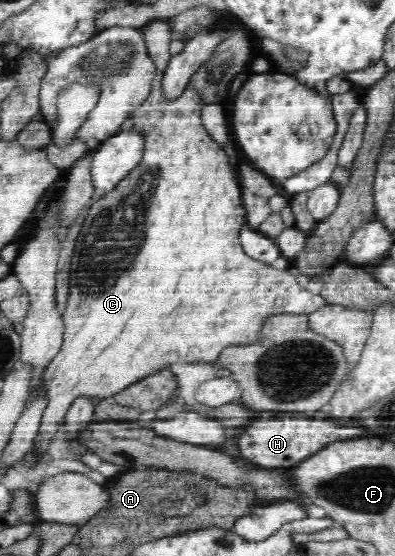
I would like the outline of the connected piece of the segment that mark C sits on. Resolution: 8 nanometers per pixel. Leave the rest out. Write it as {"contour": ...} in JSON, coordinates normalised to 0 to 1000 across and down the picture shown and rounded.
{"contour":[[[392,34],[367,47],[359,47],[362,67],[372,79],[372,92],[397,122],[382,158],[382,167],[372,171],[372,178],[362,182],[337,207],[337,227],[342,234],[362,236],[370,243],[367,275],[357,293],[342,299],[322,311],[322,320],[314,320],[294,336],[291,342],[276,344],[261,356],[251,356],[228,369],[223,385],[213,394],[208,412],[197,428],[185,455],[185,466],[177,480],[177,525],[172,540],[157,565],[162,581],[159,613],[144,638],[127,649],[114,664],[114,701],[119,701],[119,734],[114,734],[106,764],[99,770],[96,784],[86,790],[86,799],[68,818],[58,820],[48,836],[71,836],[84,844],[99,831],[94,826],[109,815],[119,815],[129,790],[142,784],[159,766],[159,757],[170,739],[180,728],[203,714],[230,714],[230,719],[256,721],[278,718],[301,707],[306,700],[322,700],[334,687],[352,685],[372,673],[400,669],[408,662],[428,662],[438,653],[499,653],[514,649],[527,653],[544,649],[554,642],[559,631],[580,621],[628,621],[630,615],[648,612],[656,601],[658,588],[676,572],[689,565],[706,563],[757,563],[780,567],[800,556],[813,556],[830,547],[825,536],[810,531],[792,531],[772,518],[757,514],[752,496],[742,496],[729,486],[701,486],[686,480],[686,475],[671,475],[651,469],[643,464],[625,462],[610,448],[610,433],[605,433],[605,415],[620,405],[620,376],[610,372],[610,336],[580,300],[575,279],[565,268],[554,268],[554,261],[524,243],[524,236],[514,232],[509,216],[509,198],[519,189],[506,171],[484,156],[466,160],[466,165],[443,178],[443,182],[420,182],[410,167],[405,167],[405,147],[413,142],[418,121],[425,117],[433,103],[430,77],[433,58],[430,43],[423,34]]]}

